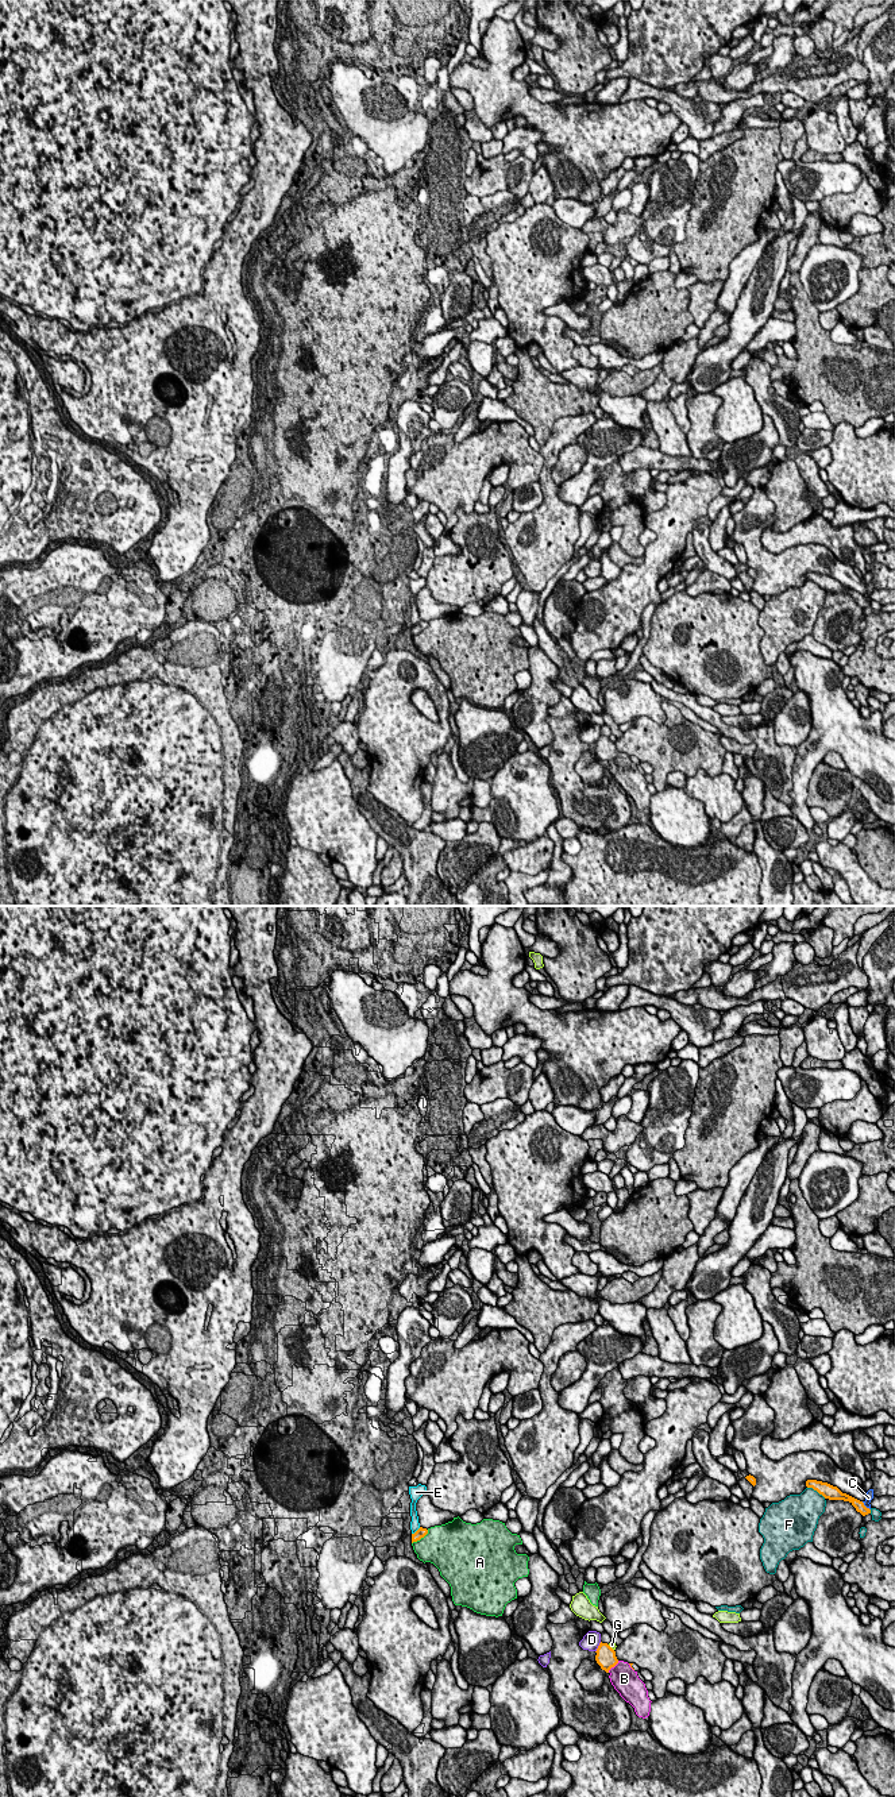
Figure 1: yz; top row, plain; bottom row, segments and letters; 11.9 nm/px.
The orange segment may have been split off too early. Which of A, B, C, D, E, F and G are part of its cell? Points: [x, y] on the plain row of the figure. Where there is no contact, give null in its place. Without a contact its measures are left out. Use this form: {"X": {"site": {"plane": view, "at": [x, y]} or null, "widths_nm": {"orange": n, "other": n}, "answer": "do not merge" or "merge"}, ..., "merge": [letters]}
{"A": {"site": {"plane": "yz", "at": [420, 631]}, "widths_nm": {"orange": 120, "other": 440}, "answer": "do not merge"}, "B": {"site": {"plane": "yz", "at": [613, 759]}, "widths_nm": {"orange": 240, "other": 320}, "answer": "do not merge"}, "C": {"site": {"plane": "yz", "at": [864, 598]}, "widths_nm": {"orange": 120, "other": 100}, "answer": "do not merge"}, "D": {"site": {"plane": "yz", "at": [598, 740]}, "widths_nm": {"orange": 240, "other": 200}, "answer": "do not merge"}, "E": {"site": {"plane": "yz", "at": [417, 623]}, "widths_nm": {"orange": 120, "other": 120}, "answer": "do not merge"}, "F": {"site": {"plane": "yz", "at": [817, 583]}, "widths_nm": {"orange": 170, "other": 380}, "answer": "do not merge"}, "G": {"site": {"plane": "yz", "at": [610, 740]}, "widths_nm": {"orange": 240, "other": 70}, "answer": "do not merge"}, "merge": []}

